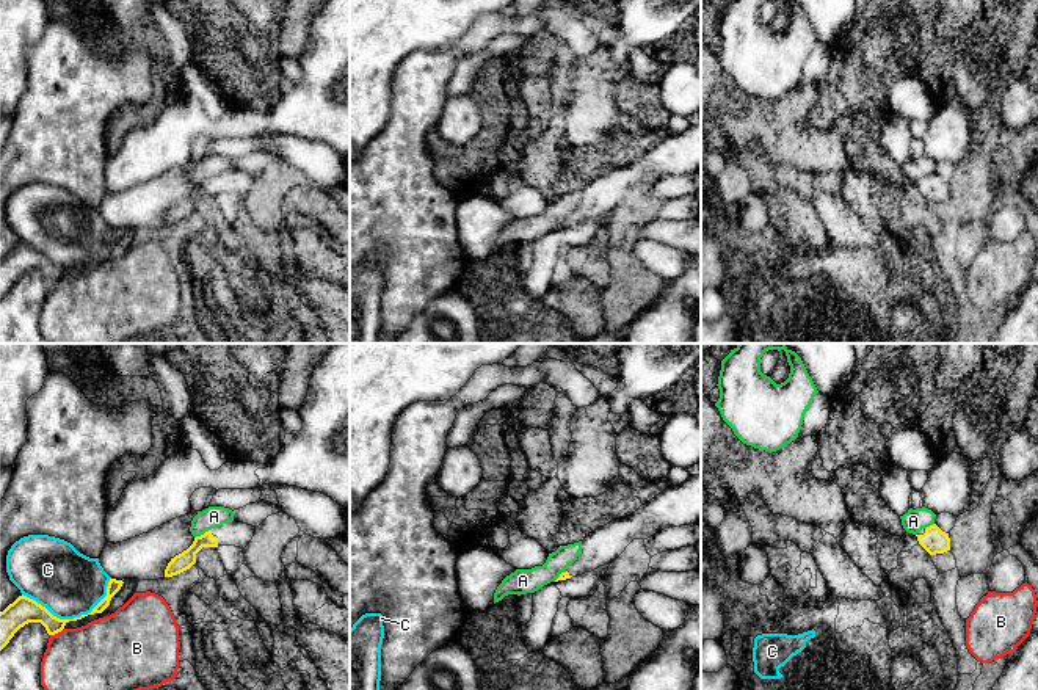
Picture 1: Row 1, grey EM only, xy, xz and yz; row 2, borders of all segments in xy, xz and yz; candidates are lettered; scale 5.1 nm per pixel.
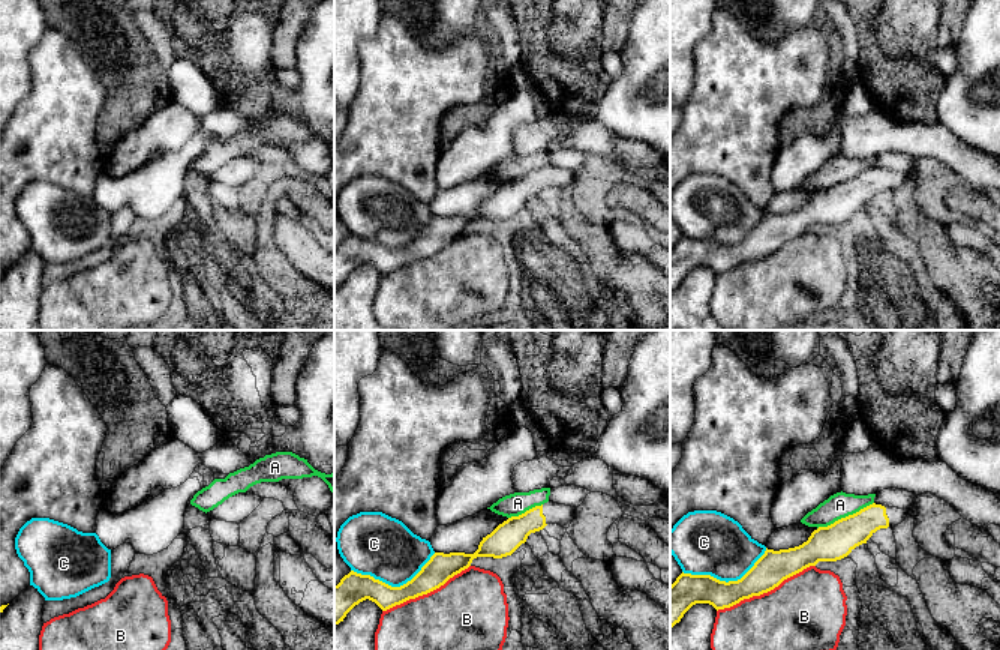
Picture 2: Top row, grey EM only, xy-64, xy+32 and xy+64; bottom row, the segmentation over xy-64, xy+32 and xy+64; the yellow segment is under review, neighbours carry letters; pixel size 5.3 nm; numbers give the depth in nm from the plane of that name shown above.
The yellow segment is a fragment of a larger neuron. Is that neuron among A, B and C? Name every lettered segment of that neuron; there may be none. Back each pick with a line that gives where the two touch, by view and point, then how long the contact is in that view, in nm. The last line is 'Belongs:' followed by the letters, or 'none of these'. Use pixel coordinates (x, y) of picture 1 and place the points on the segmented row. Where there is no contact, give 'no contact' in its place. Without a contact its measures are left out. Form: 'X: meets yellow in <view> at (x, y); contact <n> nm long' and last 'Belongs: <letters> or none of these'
Belongs: none of these

